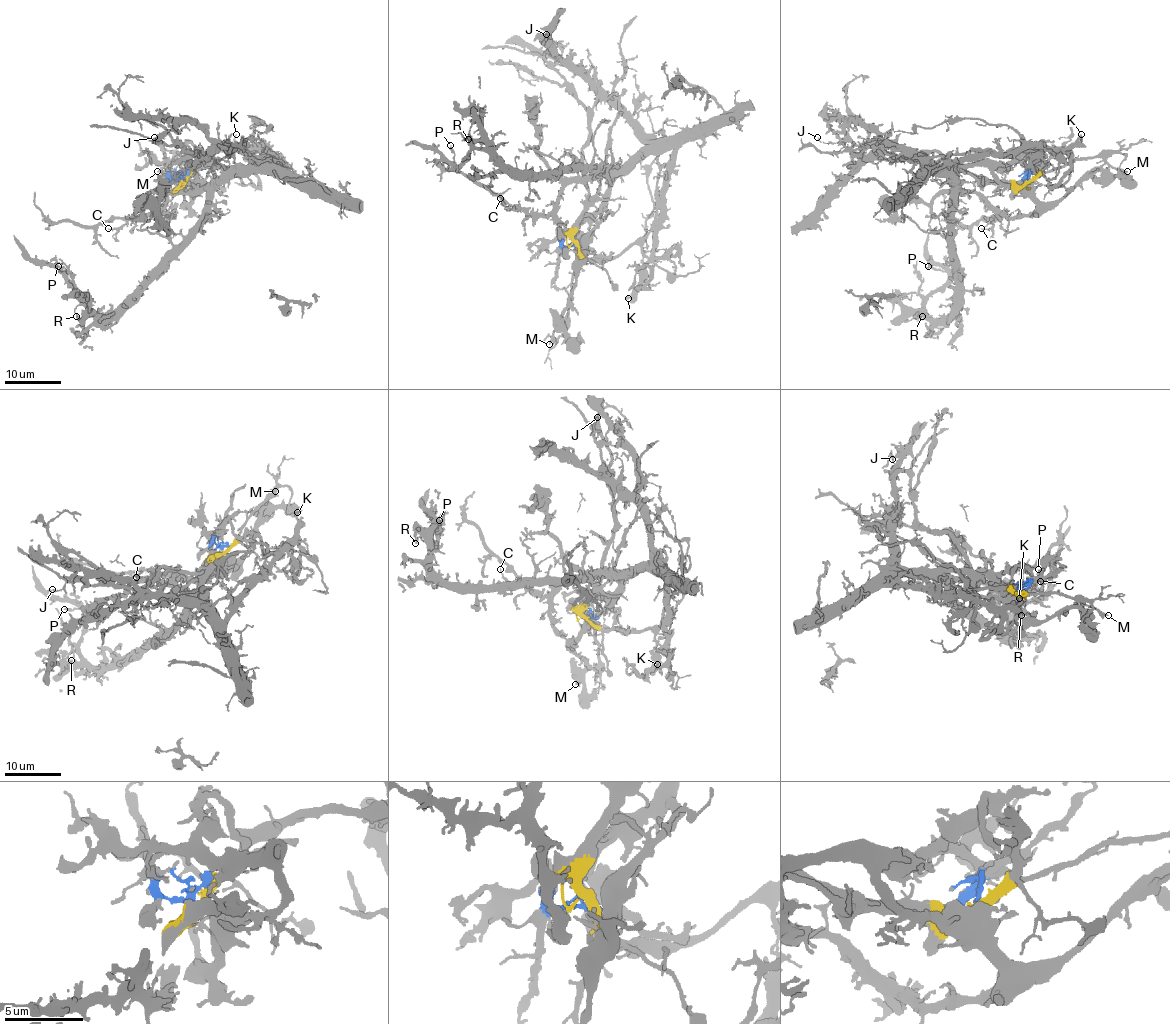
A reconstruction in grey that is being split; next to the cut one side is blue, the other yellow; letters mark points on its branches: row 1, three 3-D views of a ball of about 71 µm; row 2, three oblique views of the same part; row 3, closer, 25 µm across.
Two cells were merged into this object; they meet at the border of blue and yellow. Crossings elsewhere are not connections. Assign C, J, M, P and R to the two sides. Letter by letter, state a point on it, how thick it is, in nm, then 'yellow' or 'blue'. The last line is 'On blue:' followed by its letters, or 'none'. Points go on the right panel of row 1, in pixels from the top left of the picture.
C: place (981, 228); calibre 90 nm; blue
J: place (817, 137); calibre 120 nm; yellow
M: place (1127, 171); calibre 240 nm; yellow
P: place (928, 266); calibre 240 nm; blue
R: place (922, 316); calibre 130 nm; blue
On blue: C, P, R

